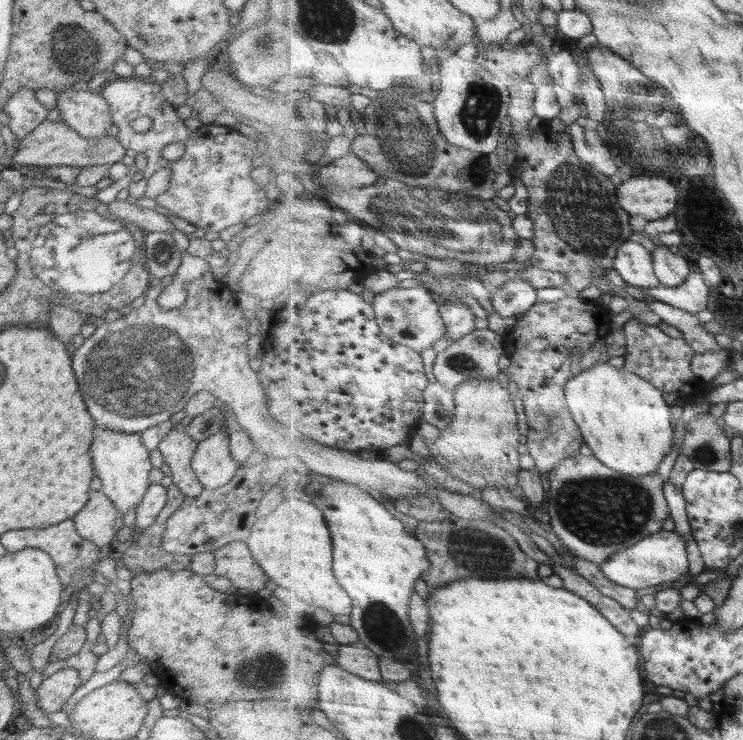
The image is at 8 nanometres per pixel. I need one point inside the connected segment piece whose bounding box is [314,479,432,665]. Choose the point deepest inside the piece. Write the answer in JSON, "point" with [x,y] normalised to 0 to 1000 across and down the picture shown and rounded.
{"point":[507,755]}

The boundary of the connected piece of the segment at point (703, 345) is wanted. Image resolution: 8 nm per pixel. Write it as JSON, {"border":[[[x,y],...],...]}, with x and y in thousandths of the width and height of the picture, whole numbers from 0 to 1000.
{"border":[[[899,411],[899,414],[904,416],[907,424],[891,432],[906,438],[910,443],[917,443],[926,465],[935,470],[938,478],[950,478],[952,476],[964,476],[974,472],[964,461],[961,450],[954,449],[948,442],[948,436],[942,435],[942,430],[937,424],[918,419],[918,416],[910,416],[904,411]]]}

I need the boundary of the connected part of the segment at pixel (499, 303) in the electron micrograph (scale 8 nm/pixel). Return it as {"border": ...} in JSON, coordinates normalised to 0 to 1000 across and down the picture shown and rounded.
{"border":[[[692,376],[662,403],[666,419],[681,430],[705,427],[724,408],[724,391],[708,376]]]}

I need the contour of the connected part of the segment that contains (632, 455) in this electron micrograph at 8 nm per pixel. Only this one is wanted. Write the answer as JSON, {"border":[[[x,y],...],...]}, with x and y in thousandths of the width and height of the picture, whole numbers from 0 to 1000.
{"border":[[[801,492],[763,519],[763,542],[802,619],[848,643],[875,643],[907,611],[907,572],[896,530],[841,496]]]}

